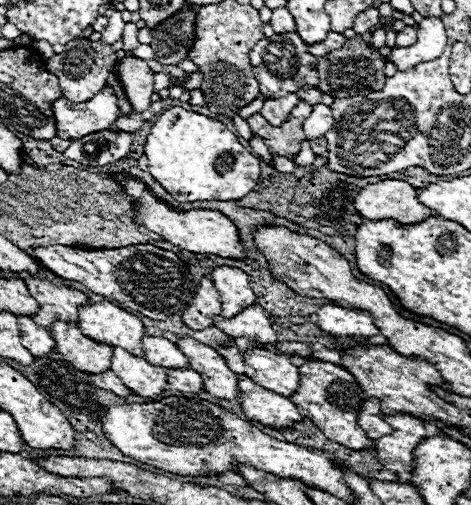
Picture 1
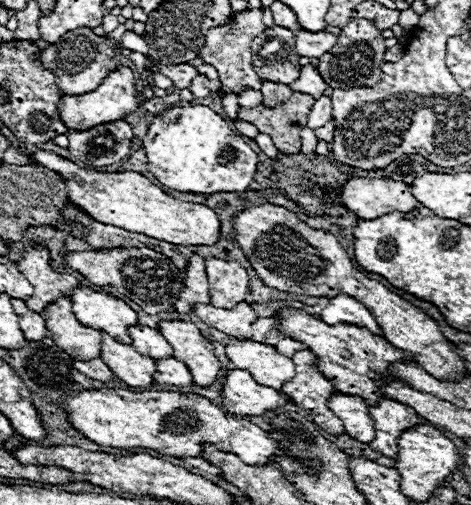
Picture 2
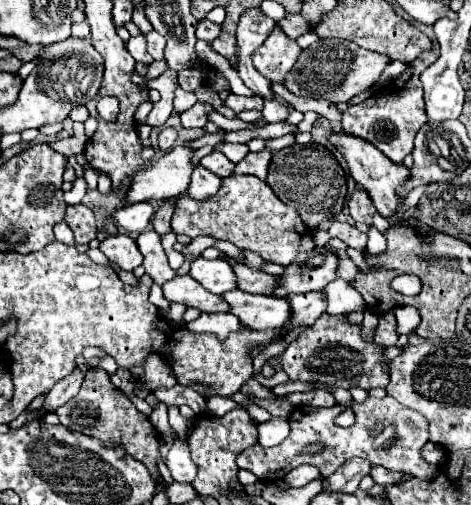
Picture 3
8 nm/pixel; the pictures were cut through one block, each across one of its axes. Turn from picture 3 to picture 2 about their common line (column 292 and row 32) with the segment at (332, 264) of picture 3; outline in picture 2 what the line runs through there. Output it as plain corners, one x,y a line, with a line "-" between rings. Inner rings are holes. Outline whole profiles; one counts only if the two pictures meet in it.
264,28
252,40
252,66
262,80
290,84
300,76
298,54
294,52
296,34
288,28

